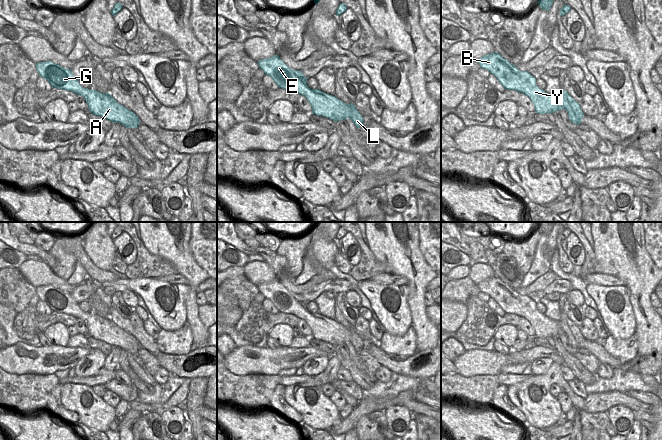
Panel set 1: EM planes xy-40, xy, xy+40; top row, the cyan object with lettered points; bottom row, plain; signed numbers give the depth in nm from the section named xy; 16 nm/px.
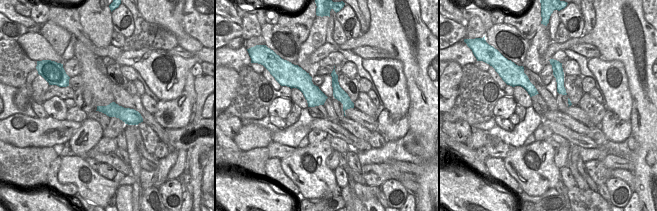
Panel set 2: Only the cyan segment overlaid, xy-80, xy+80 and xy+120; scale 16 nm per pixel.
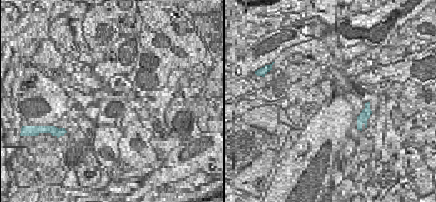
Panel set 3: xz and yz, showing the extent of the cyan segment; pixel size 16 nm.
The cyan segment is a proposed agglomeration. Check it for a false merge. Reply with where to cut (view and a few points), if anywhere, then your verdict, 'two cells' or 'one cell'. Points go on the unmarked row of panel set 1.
cut in xy+40 along (559, 321), (569, 328), (579, 347); two cells

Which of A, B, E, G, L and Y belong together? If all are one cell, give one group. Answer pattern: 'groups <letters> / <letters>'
groups A B E G Y / L

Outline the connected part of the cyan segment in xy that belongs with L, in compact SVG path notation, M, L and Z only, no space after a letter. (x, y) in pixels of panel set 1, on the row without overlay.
M353 327L348 328L348 330L351 335L354 349L356 350L356 352L360 352L362 349L364 349L364 343L362 339L359 337Z

